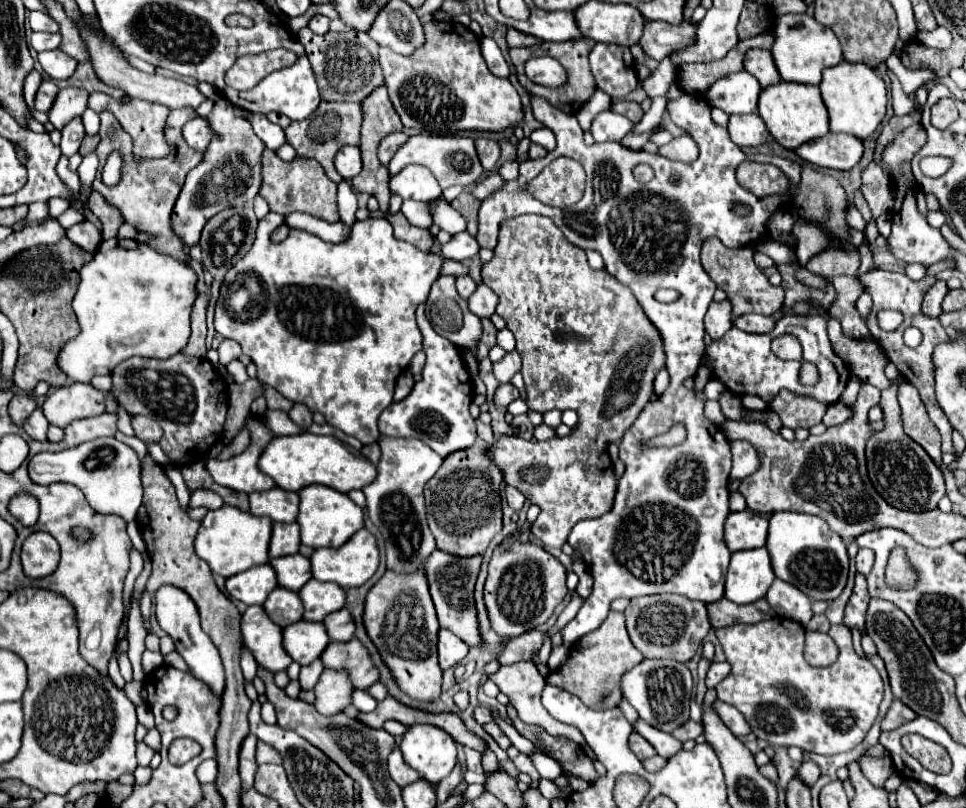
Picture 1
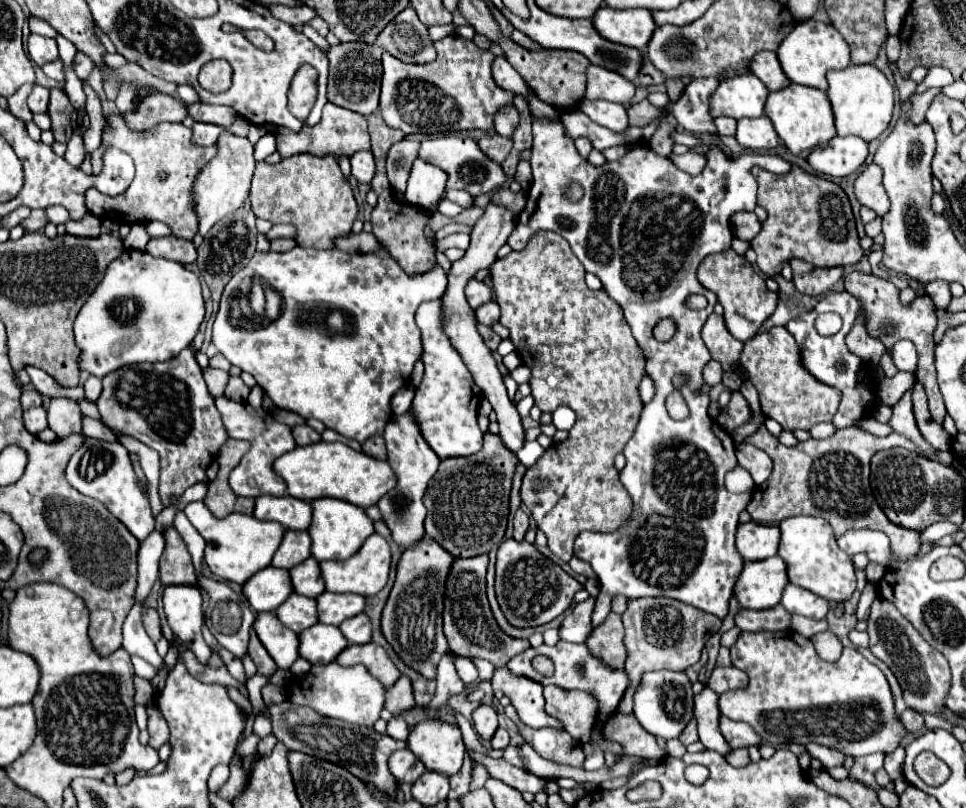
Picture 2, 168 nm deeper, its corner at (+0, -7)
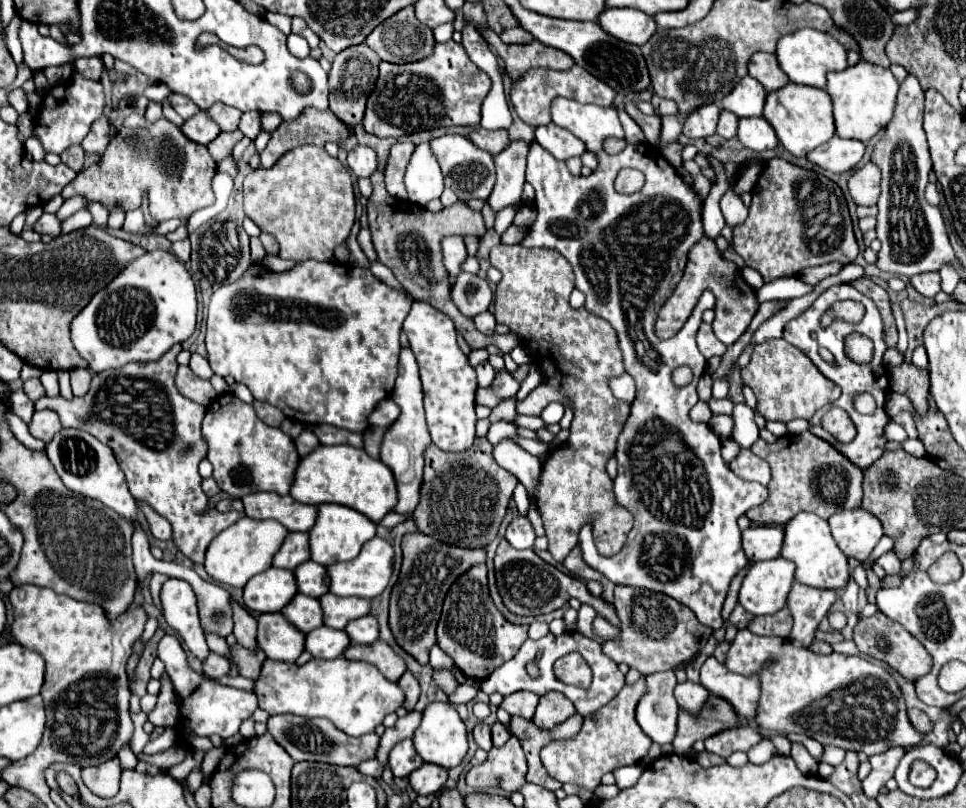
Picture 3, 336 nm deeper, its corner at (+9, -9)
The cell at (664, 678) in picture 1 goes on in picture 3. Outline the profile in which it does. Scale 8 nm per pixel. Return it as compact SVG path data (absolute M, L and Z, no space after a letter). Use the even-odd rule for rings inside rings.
M663 671L647 677L647 695L637 705L637 723L651 737L651 741L659 745L673 743L677 733L677 699L673 695L675 689L675 673Z

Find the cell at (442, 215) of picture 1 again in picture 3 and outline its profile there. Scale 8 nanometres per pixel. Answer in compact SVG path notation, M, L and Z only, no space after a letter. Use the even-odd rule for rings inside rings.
M447 237L443 239L443 263L451 275L451 279L455 279L461 273L461 263L467 259L467 249L465 249L465 241L463 237Z

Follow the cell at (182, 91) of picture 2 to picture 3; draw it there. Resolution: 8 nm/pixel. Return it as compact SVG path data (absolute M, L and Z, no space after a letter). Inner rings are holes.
M158 82L149 86L143 95L149 100L161 102L164 98L168 97L170 93L171 91L164 83Z

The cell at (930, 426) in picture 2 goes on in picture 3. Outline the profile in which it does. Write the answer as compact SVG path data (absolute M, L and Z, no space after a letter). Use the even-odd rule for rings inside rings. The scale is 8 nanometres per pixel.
M901 363L899 367L891 369L891 391L903 393L911 399L921 415L927 411L927 397L929 397L929 371L919 369L913 363Z

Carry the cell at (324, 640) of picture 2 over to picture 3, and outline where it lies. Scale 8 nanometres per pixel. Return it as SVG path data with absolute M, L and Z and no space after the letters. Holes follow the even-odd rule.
M323 625L323 627L307 633L305 651L309 651L313 657L319 657L319 659L335 659L335 657L343 655L347 645L351 645L351 639L345 631Z

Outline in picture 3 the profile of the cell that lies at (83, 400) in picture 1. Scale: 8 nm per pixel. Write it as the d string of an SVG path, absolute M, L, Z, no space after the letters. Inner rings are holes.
M35 411L31 421L29 421L29 431L33 437L49 443L51 437L55 435L55 431L59 431L59 419L55 419L53 411Z

